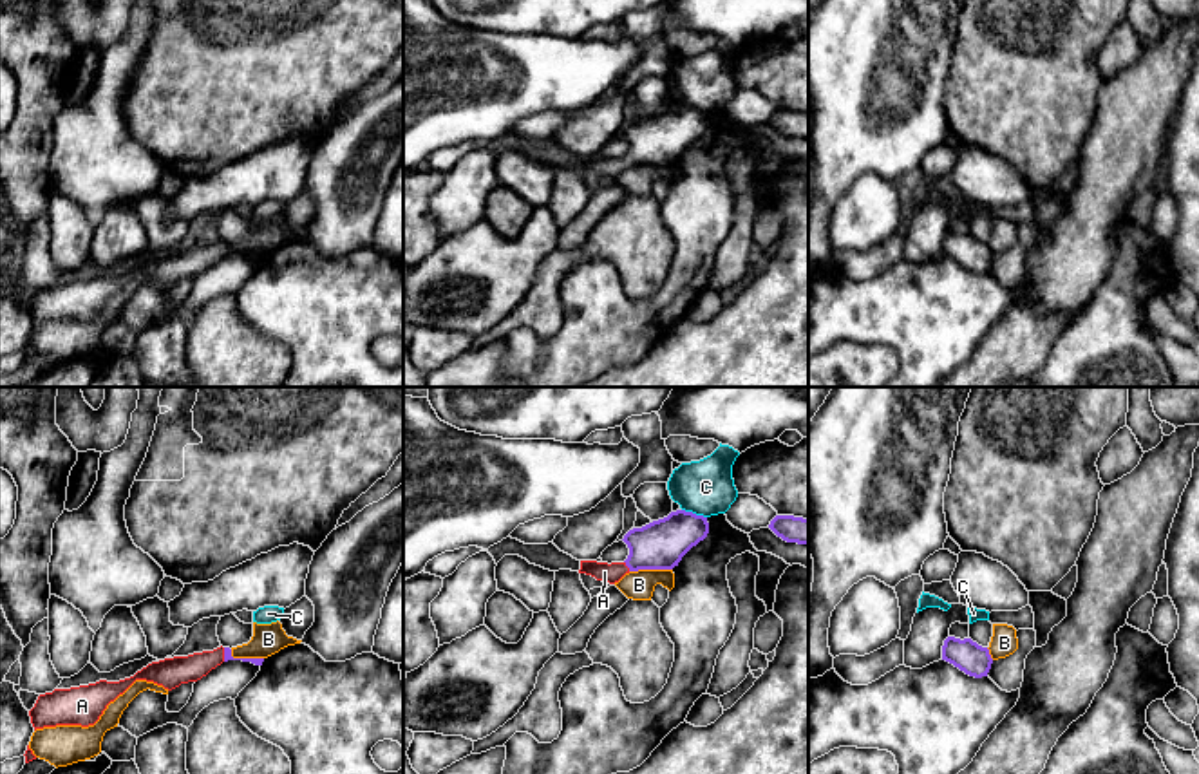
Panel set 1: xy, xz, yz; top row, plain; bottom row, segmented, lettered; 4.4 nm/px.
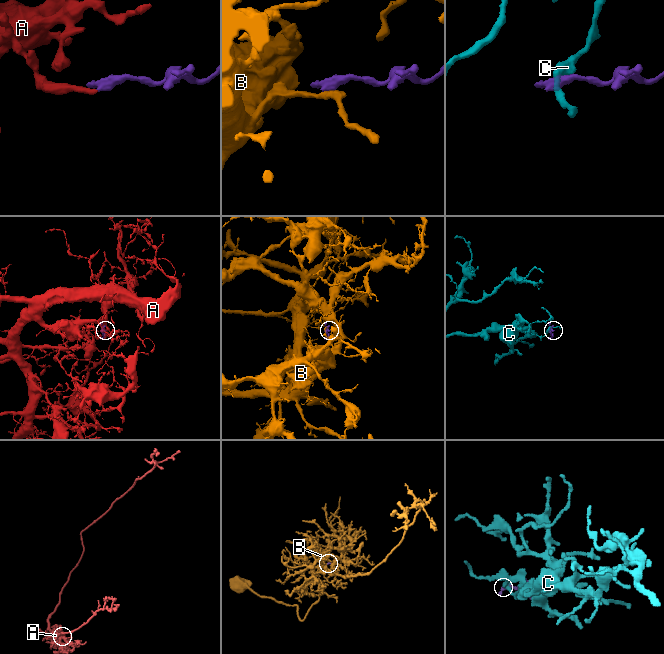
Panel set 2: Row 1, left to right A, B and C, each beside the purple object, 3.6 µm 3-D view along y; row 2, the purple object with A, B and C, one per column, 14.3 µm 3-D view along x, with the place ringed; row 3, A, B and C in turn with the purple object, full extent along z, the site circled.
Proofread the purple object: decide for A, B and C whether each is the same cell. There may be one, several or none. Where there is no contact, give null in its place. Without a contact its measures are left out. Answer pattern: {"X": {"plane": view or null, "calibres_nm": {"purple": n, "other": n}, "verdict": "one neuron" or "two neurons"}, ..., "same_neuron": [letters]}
{"A": {"plane": "xy", "calibres_nm": {"purple": 30, "other": 130}, "verdict": "one neuron"}, "B": {"plane": "xz", "calibres_nm": {"purple": 220, "other": 130}, "verdict": "two neurons"}, "C": {"plane": "xz", "calibres_nm": {"purple": 220, "other": 240}, "verdict": "two neurons"}, "same_neuron": ["A"]}

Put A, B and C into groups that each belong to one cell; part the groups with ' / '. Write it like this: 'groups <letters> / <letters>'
groups A / B / C

